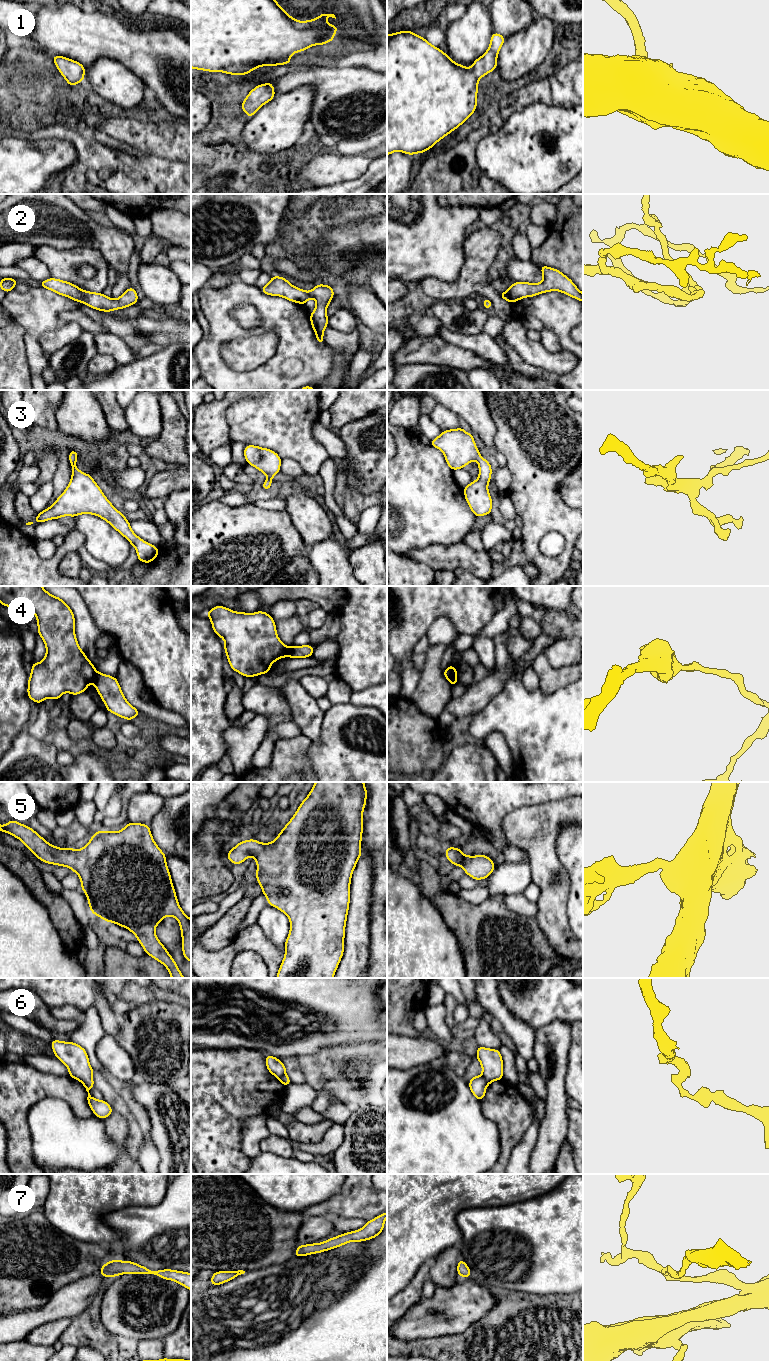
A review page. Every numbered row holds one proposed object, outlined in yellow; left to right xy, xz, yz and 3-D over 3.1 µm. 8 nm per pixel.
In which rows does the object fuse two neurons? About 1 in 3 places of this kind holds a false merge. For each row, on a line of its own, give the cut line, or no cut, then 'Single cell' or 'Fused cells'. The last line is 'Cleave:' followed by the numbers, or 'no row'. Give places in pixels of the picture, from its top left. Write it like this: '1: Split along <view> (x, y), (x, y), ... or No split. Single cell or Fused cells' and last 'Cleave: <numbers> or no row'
1: No split. Single cell
2: No split. Single cell
3: No split. Single cell
4: Split along xy (97, 672), (91, 681). Fused cells
5: No split. Single cell
6: Split along yz (482, 1075), (487, 1084). Fused cells
7: No split. Single cell
Cleave: 4, 6

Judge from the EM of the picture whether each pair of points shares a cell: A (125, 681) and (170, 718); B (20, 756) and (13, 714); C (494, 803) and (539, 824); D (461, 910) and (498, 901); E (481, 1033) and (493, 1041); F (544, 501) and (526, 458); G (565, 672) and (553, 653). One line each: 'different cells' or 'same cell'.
A: same cell
B: different cells
C: different cells
D: same cell
E: same cell
F: same cell
G: different cells

